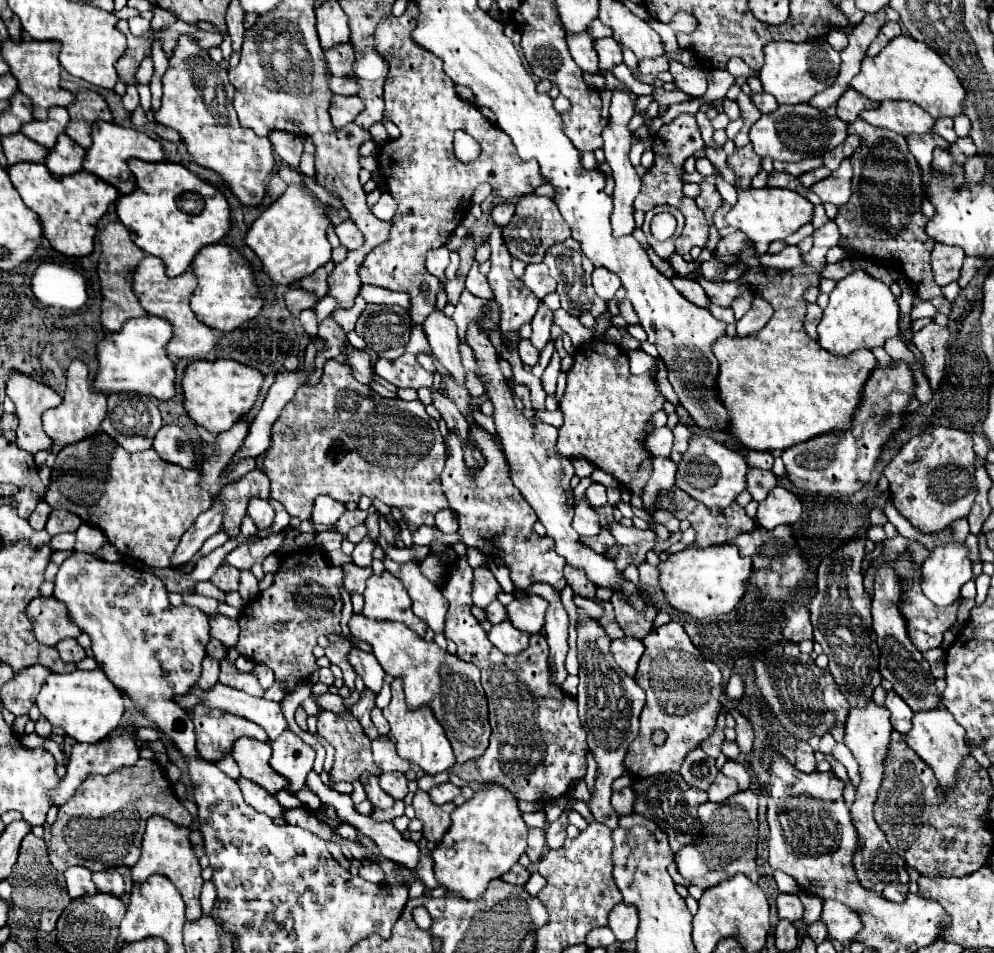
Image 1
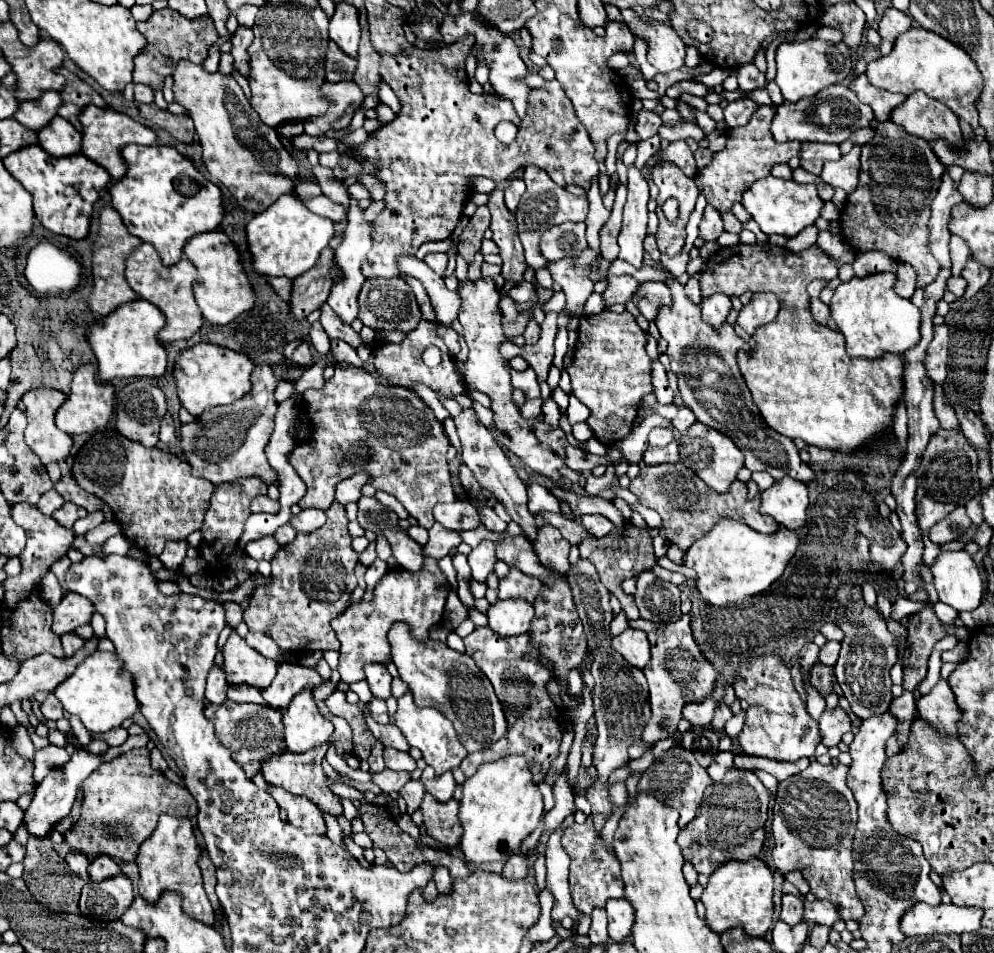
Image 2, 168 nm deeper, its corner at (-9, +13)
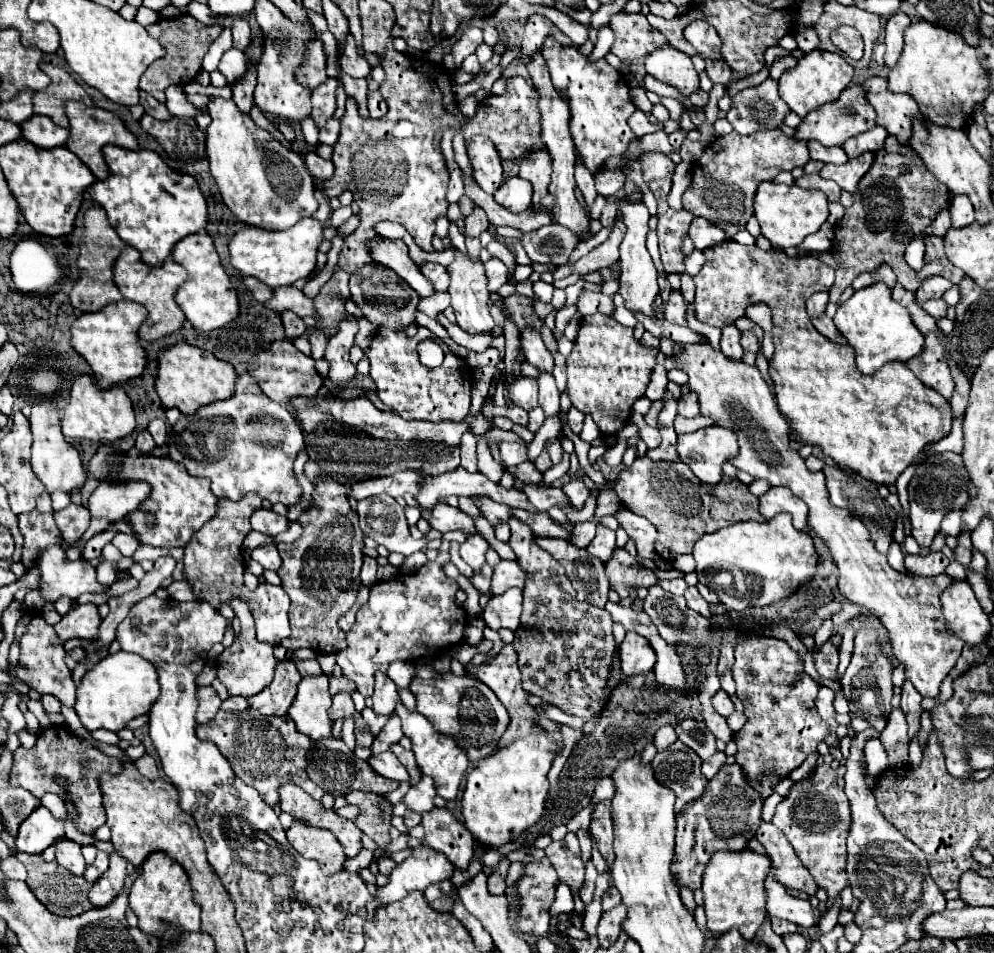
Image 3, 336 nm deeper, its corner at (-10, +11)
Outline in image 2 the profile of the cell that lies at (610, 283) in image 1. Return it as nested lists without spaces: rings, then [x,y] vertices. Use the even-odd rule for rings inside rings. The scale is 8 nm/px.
[[[610,275],[606,277],[608,281],[608,289],[602,293],[602,299],[604,299],[604,311],[610,311],[612,305],[616,303],[626,303],[638,289],[638,281],[630,275]]]

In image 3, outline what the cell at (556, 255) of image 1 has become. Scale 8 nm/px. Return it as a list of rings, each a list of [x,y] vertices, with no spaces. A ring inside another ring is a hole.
[[[547,225],[537,231],[529,231],[523,235],[523,249],[527,251],[533,263],[557,263],[557,259],[569,259],[575,249],[575,235],[559,225]]]

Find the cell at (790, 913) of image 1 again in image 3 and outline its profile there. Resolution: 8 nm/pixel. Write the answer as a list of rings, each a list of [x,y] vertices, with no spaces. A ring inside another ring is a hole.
[[[771,919],[771,925],[773,925],[773,931],[777,935],[785,935],[785,933],[795,933],[797,931],[795,923],[787,923],[787,921],[781,921],[781,919]]]

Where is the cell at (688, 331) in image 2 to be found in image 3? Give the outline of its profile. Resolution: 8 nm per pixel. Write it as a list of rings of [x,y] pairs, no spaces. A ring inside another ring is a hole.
[[[709,343],[685,345],[685,351],[675,355],[675,359],[689,375],[689,389],[699,393],[701,413],[711,417],[715,425],[737,433],[739,455],[731,459],[731,463],[751,477],[765,479],[771,487],[789,487],[807,503],[807,525],[819,539],[823,539],[839,567],[841,595],[845,595],[851,603],[861,605],[871,617],[885,625],[893,657],[899,665],[903,665],[907,681],[915,685],[921,697],[935,699],[939,695],[941,681],[955,667],[963,649],[963,641],[945,631],[945,621],[941,617],[939,597],[947,589],[947,583],[951,583],[951,577],[909,577],[895,571],[887,565],[887,557],[875,549],[869,529],[847,509],[839,509],[829,503],[823,473],[809,471],[805,461],[791,447],[791,427],[779,413],[775,397],[757,367],[743,361],[731,361]]]

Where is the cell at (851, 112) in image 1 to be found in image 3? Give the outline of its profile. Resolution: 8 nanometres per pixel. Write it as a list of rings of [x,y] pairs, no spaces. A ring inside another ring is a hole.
[[[871,77],[867,83],[867,99],[877,111],[877,125],[885,127],[899,143],[909,145],[913,133],[913,119],[921,119],[917,103],[903,93],[891,93],[887,79]]]

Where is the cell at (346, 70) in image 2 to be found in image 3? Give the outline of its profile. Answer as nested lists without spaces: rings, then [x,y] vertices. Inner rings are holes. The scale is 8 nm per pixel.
[[[319,41],[307,43],[307,59],[299,67],[299,71],[295,71],[295,77],[299,79],[299,83],[303,83],[303,87],[311,87],[311,89],[315,89],[317,85],[321,85],[327,79],[325,53]]]

